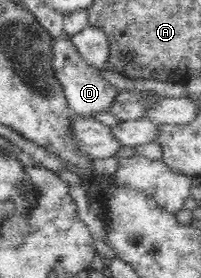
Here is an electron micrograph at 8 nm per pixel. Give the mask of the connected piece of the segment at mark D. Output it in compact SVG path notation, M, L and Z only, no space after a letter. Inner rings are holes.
M56 39L53 54L55 54L57 78L64 86L64 93L66 93L72 112L82 119L94 119L98 114L110 113L120 90L118 86L106 80L106 76L102 74L103 69L91 66L71 40Z

